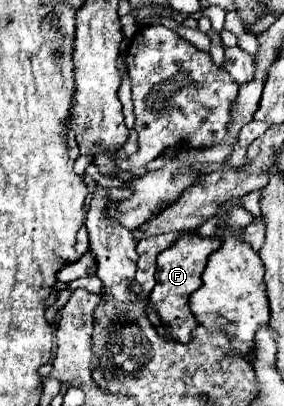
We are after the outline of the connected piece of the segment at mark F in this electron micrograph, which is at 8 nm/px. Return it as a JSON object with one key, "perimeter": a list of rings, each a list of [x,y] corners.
{"perimeter":[[[183,235],[177,245],[171,245],[157,257],[157,285],[149,295],[147,315],[153,327],[159,331],[159,335],[165,335],[165,327],[169,331],[171,339],[177,339],[181,343],[191,341],[193,329],[199,325],[189,309],[189,295],[201,287],[201,273],[207,265],[209,253],[217,251],[221,245],[221,239],[215,237],[199,237],[199,235]]]}

